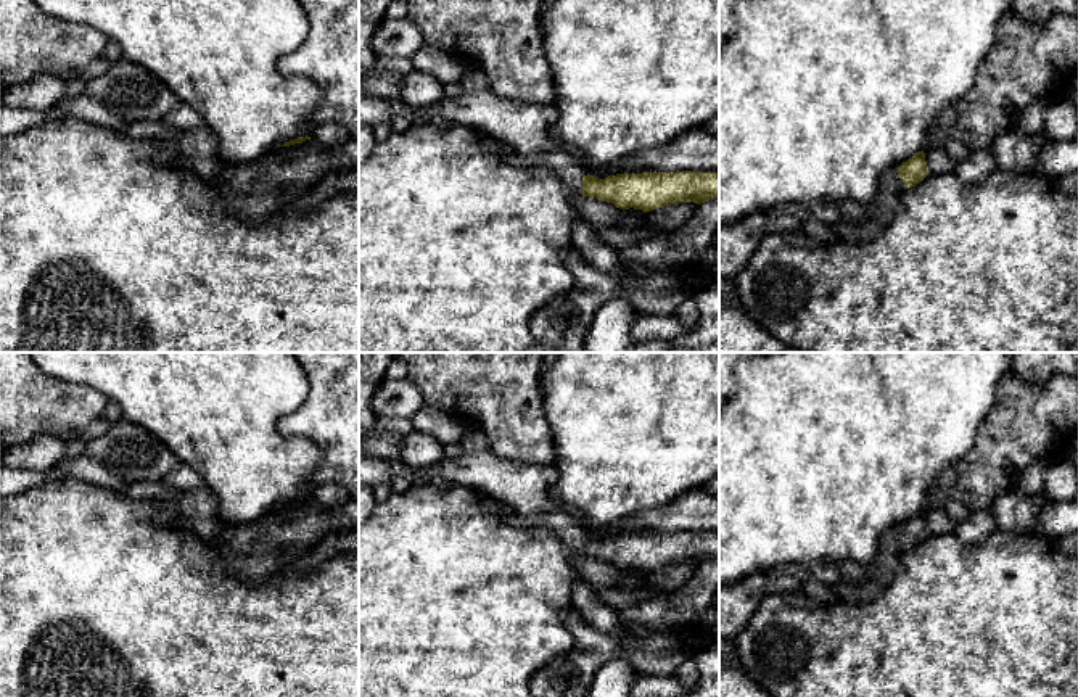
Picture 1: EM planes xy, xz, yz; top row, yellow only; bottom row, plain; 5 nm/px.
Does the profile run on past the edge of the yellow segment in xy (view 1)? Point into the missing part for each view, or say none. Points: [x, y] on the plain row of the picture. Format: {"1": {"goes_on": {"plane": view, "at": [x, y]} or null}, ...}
{"1": {"goes_on": null}}

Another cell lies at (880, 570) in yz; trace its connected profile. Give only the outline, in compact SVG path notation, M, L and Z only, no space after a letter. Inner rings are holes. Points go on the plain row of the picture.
M887 530L880 541L874 562L867 567L867 573L883 589L891 583L899 562L898 530Z

